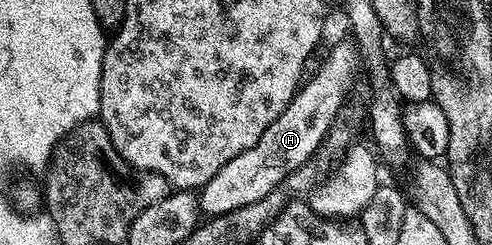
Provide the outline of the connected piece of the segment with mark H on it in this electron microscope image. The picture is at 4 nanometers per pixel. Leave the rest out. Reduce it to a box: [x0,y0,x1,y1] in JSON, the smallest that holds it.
[200,38,359,218]

